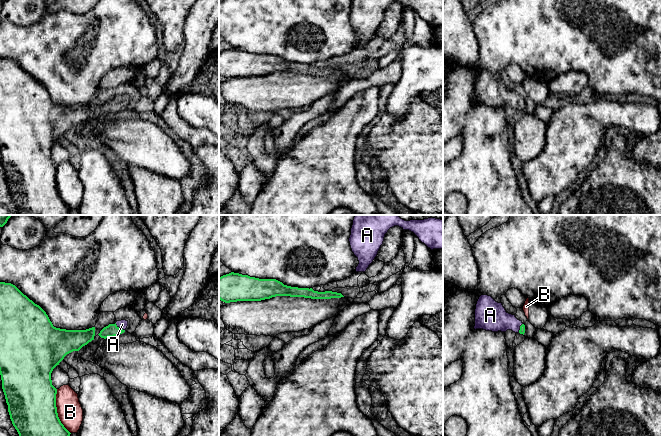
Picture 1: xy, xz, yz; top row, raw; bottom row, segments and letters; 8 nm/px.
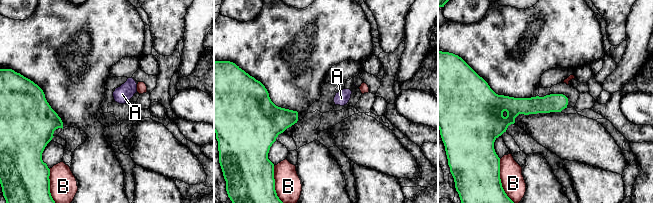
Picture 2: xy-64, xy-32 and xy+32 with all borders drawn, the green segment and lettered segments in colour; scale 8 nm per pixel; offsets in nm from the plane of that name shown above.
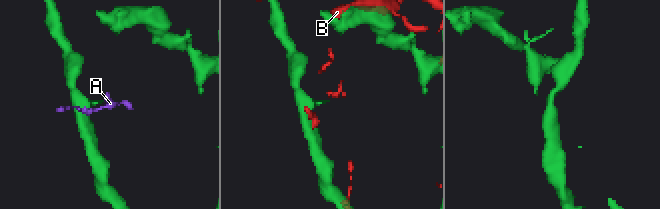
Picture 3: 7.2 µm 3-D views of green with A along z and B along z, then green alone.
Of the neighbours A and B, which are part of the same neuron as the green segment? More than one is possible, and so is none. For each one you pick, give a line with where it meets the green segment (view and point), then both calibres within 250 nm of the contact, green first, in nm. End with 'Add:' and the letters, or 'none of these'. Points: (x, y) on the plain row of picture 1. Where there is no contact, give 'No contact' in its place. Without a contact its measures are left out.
A: Touches green at xy (120, 104). Thickness 100 nm (green) against 70 nm
Add: A

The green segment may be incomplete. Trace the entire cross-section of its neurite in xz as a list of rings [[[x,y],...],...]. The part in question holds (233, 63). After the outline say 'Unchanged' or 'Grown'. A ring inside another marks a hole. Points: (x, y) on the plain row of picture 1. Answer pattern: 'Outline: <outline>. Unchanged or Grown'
Outline: [[[231,48],[219,53],[219,75],[225,79],[237,77],[261,77],[276,72],[331,75],[344,73],[341,69],[318,68],[312,64],[284,61],[276,55],[259,55]]]. Unchanged

